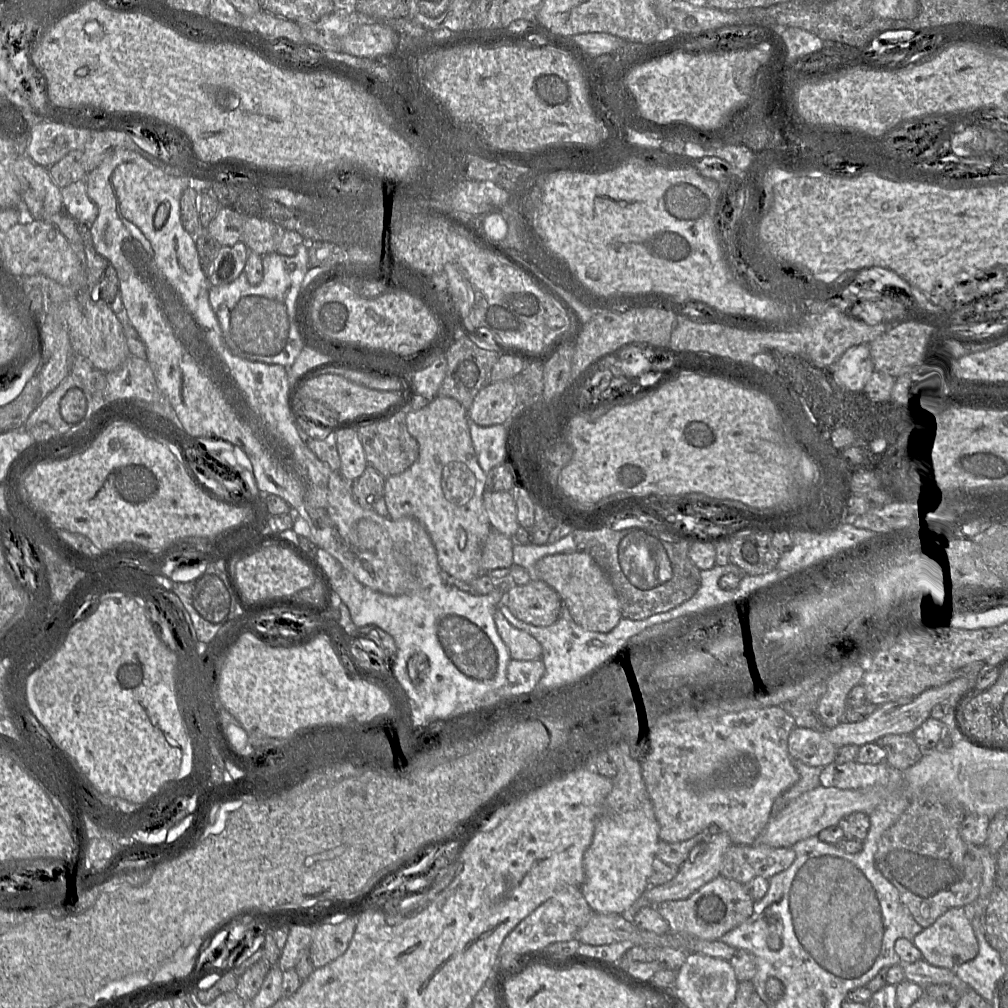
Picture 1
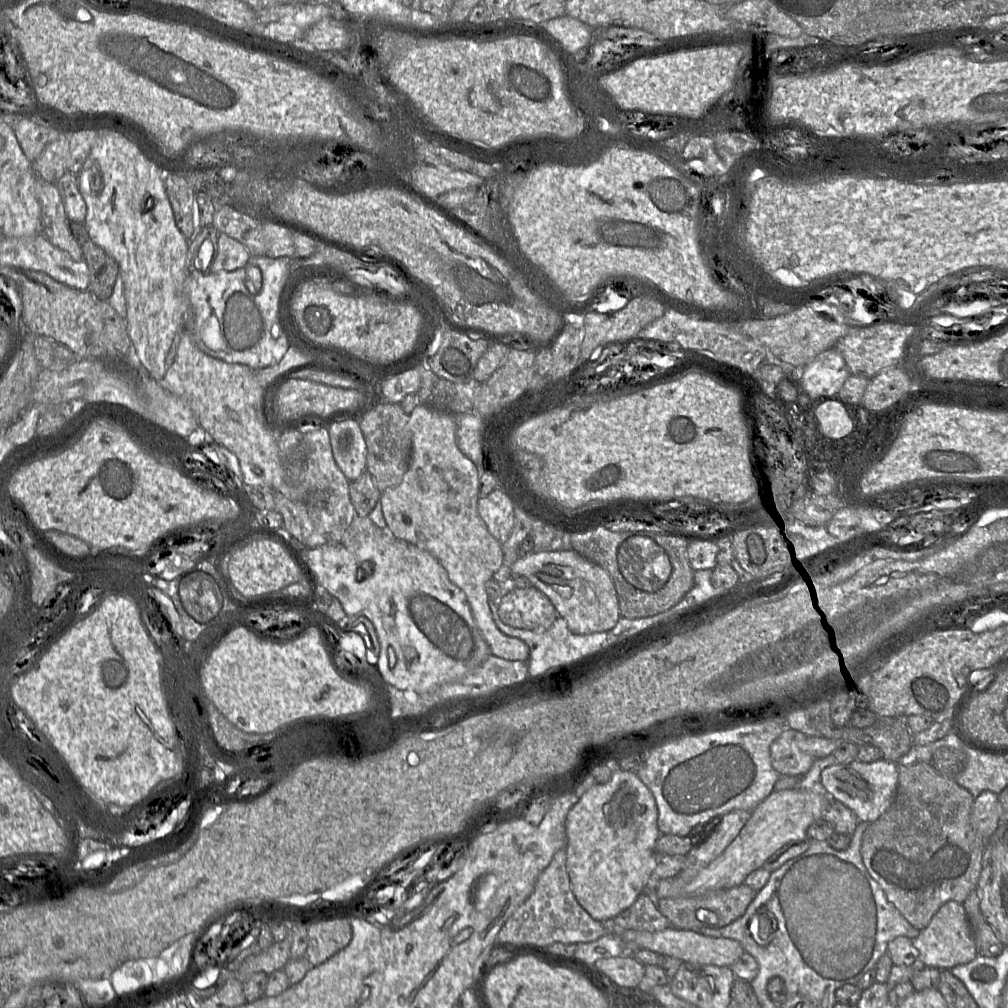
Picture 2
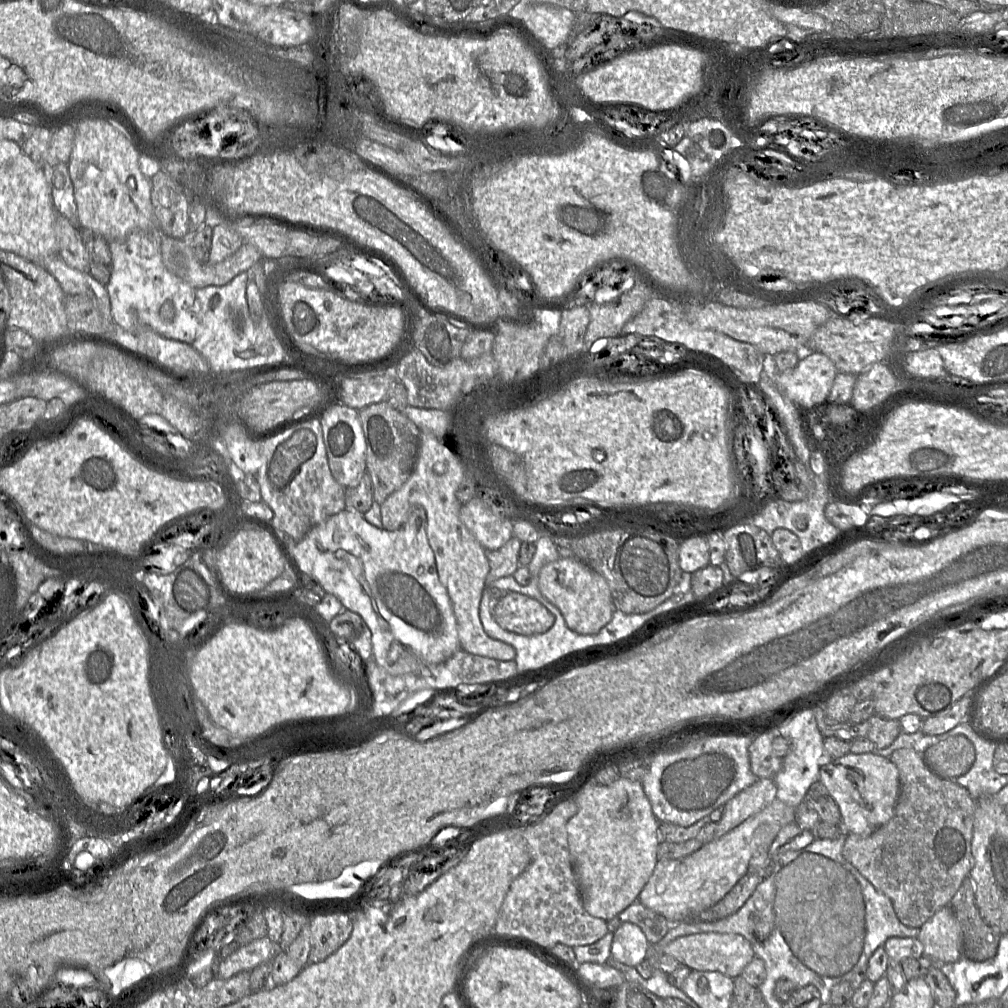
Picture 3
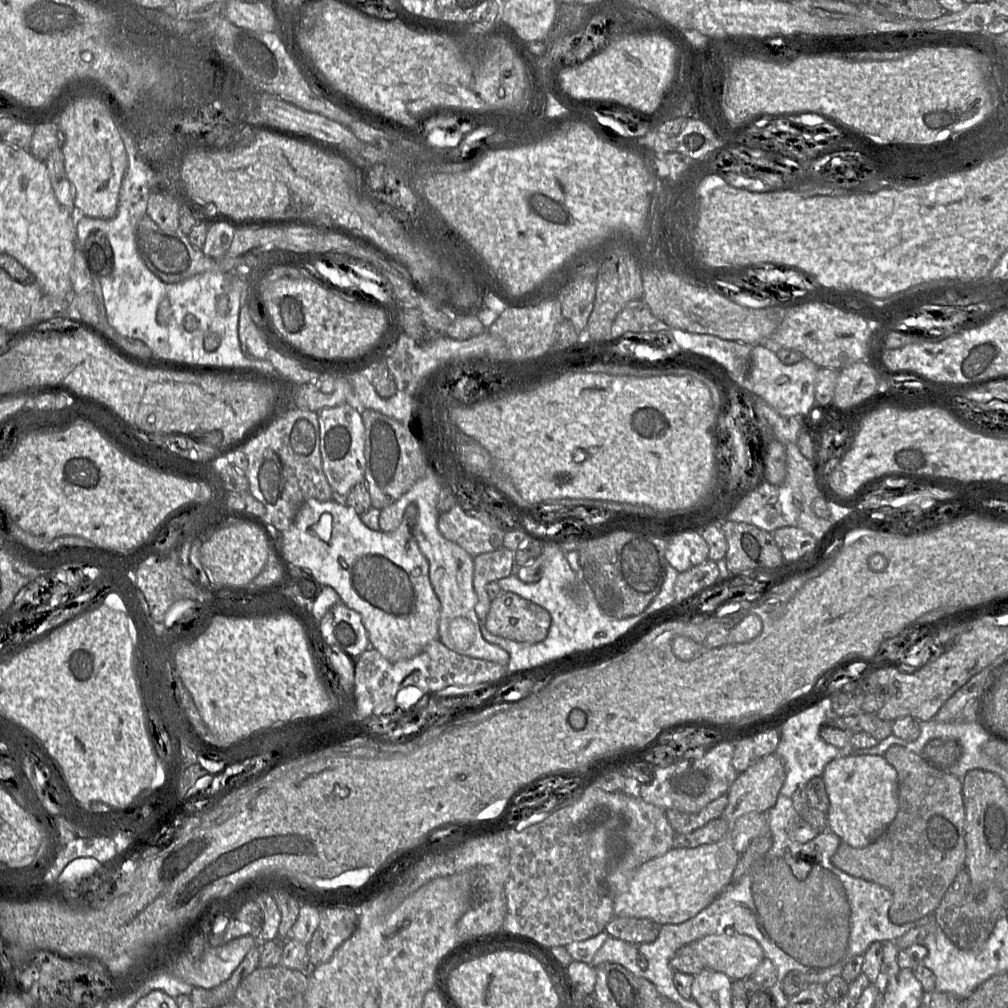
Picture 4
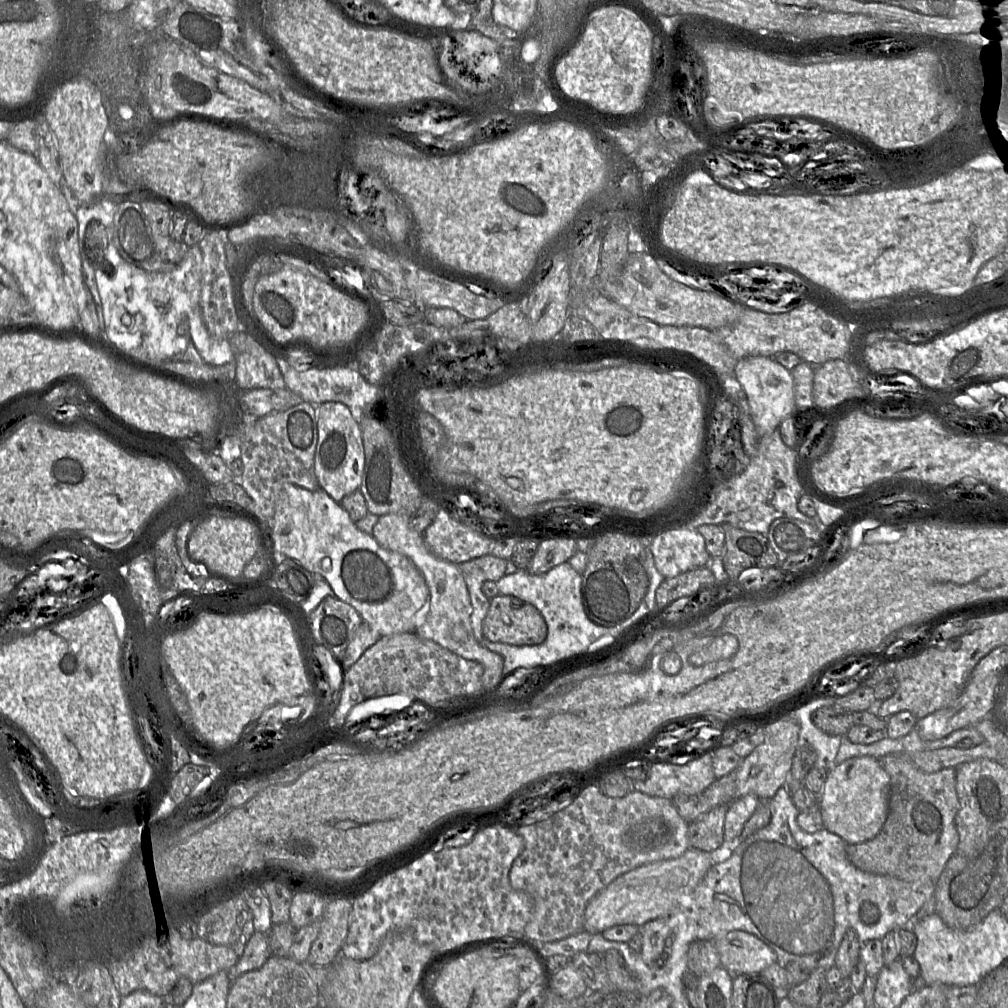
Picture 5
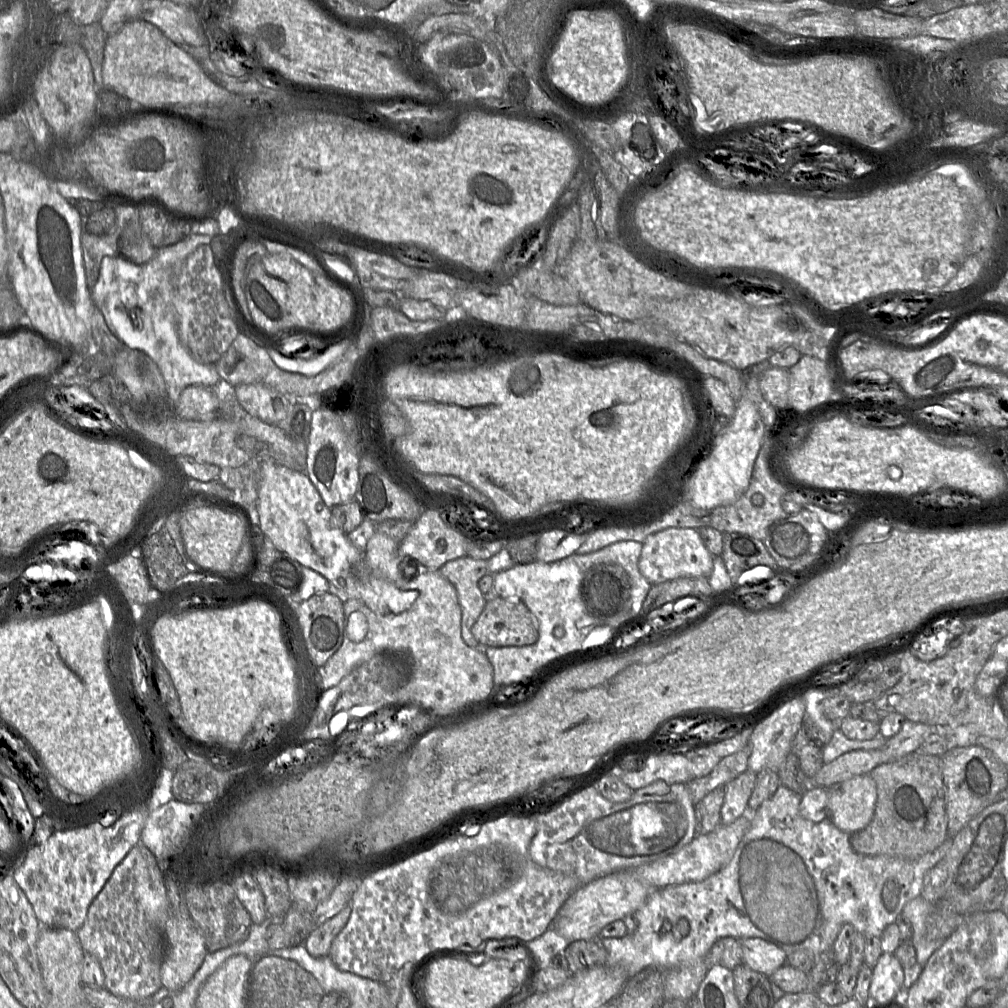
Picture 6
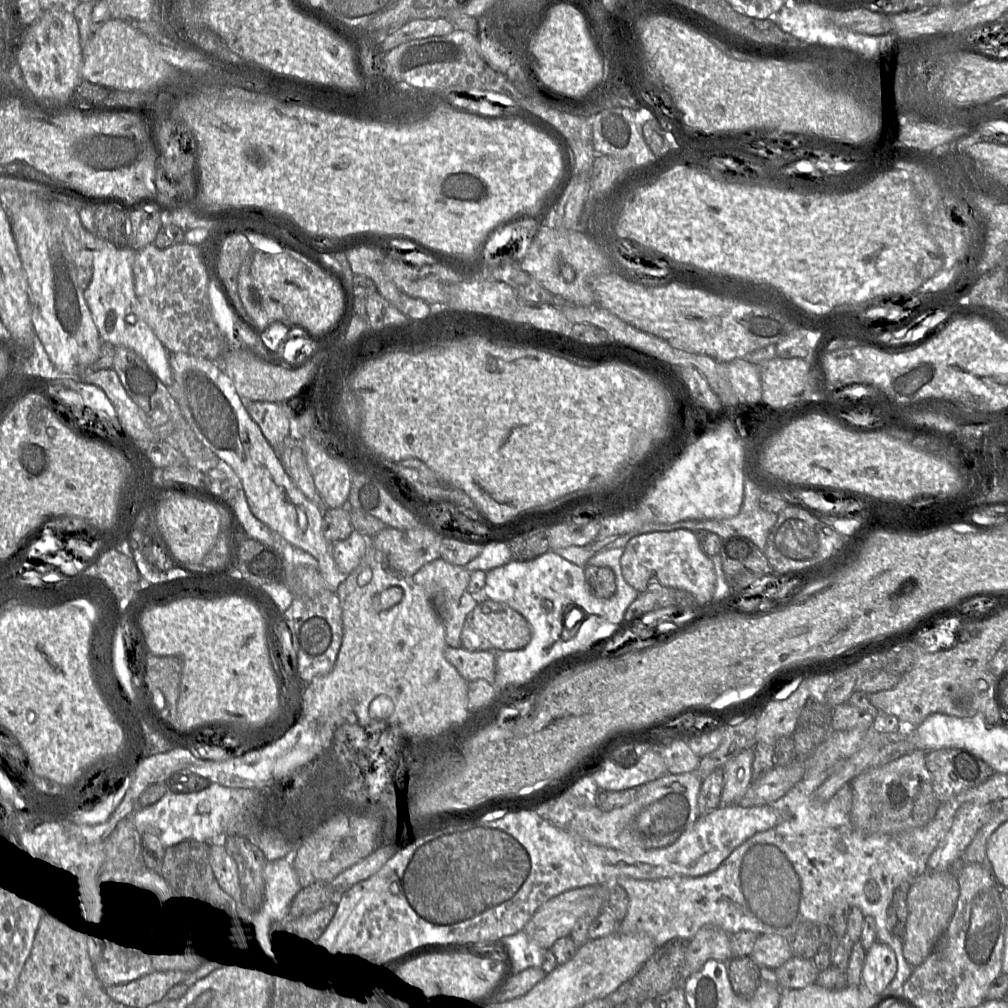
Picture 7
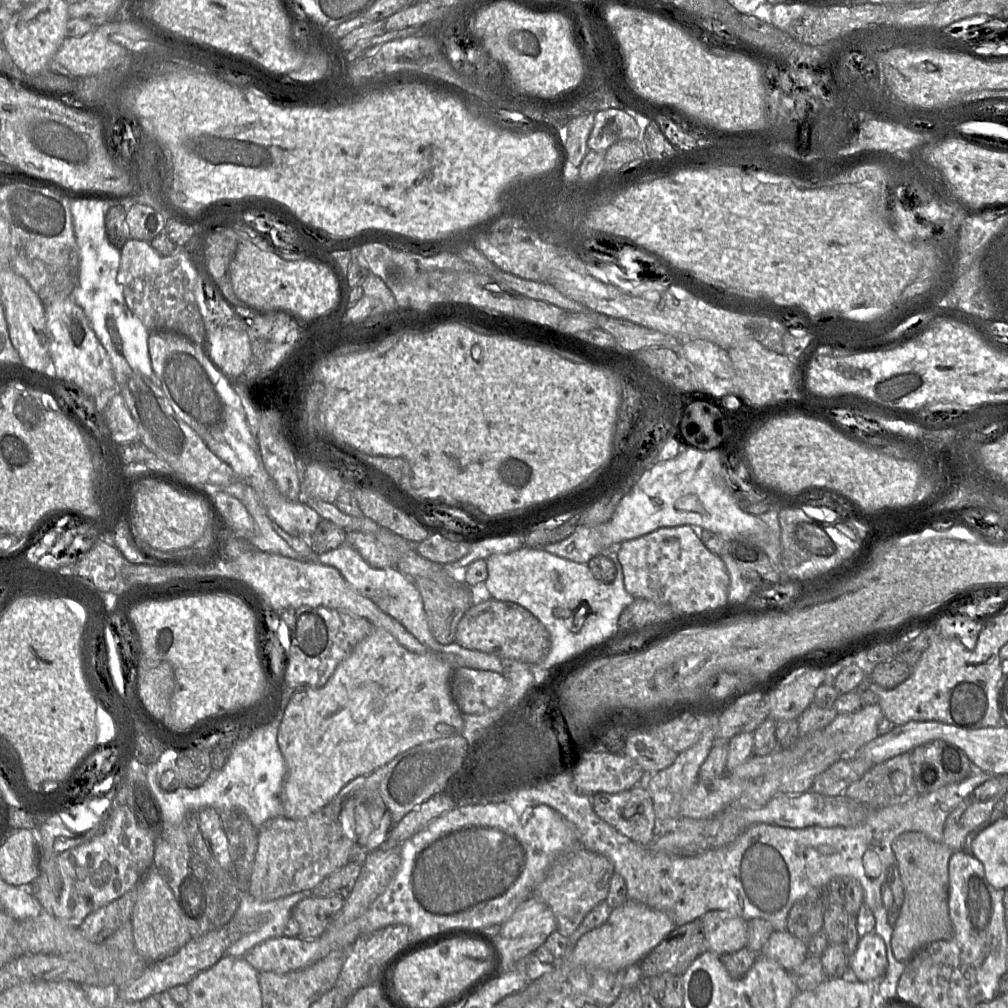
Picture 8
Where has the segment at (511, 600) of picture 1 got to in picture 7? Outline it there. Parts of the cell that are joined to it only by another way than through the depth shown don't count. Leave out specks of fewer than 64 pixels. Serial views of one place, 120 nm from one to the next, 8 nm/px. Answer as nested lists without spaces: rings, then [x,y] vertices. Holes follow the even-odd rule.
[[[487,599],[468,614],[461,633],[462,647],[468,650],[518,650],[524,648],[532,638],[528,621],[509,605]]]

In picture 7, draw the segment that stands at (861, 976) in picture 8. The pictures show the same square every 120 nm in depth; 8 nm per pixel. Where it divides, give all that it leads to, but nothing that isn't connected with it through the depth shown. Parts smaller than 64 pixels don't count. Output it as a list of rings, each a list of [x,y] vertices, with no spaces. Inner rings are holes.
[[[877,940],[866,951],[862,971],[862,985],[876,995],[876,999],[889,993],[884,990],[897,972],[897,959],[894,951],[885,943]]]

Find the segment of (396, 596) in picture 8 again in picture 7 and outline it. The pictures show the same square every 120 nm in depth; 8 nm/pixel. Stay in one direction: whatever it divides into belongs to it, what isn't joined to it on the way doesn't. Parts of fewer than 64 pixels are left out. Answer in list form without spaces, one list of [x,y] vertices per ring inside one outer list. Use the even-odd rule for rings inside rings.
[[[355,530],[347,539],[333,543],[333,557],[339,571],[349,575],[358,566],[368,548],[369,539]]]

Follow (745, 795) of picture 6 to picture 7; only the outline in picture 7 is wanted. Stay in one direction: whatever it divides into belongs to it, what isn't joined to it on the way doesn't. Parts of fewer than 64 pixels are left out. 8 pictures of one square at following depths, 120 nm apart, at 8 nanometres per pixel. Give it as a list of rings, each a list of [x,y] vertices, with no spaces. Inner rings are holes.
[[[746,749],[725,764],[721,793],[722,806],[737,805],[745,795],[753,782],[753,760],[754,750]]]

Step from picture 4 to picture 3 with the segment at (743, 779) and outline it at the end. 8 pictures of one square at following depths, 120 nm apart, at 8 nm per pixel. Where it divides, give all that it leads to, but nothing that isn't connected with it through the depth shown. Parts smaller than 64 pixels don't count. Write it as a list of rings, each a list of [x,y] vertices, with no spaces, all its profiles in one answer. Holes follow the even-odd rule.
[[[758,779],[725,804],[722,817],[716,826],[714,840],[741,825],[748,818],[770,805],[776,798],[777,787],[774,779]]]

